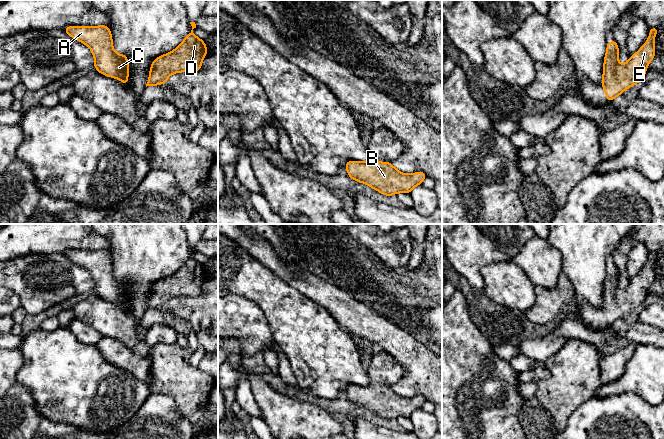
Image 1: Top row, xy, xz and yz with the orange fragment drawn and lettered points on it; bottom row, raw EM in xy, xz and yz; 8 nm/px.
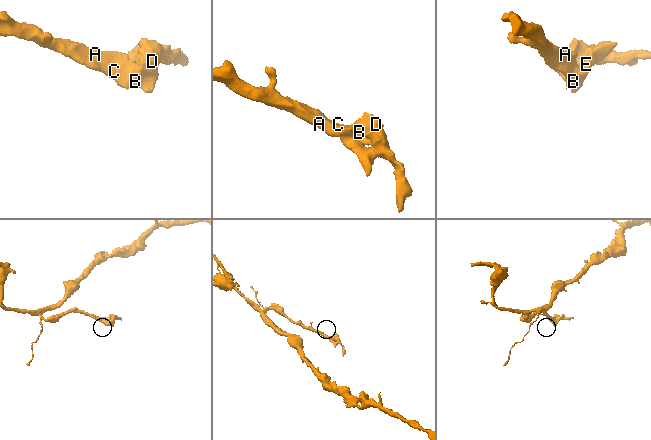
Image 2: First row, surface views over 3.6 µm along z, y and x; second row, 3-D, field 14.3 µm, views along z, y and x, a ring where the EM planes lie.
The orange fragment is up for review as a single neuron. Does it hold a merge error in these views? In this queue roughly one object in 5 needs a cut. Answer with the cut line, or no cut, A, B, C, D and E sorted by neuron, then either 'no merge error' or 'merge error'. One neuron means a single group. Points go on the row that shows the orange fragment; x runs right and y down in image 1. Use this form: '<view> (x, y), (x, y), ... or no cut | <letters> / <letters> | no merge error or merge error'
no cut | A B C D E | no merge error

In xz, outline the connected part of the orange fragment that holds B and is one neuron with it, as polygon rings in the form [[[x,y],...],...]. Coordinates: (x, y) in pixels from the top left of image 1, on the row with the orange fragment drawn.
[[[351,160],[345,163],[345,167],[351,179],[365,183],[386,196],[400,192],[410,194],[427,177],[422,171],[413,174],[401,173],[391,162],[369,160],[363,163]]]

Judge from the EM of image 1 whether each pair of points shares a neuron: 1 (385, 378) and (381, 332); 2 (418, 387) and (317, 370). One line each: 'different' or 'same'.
1: different
2: different

